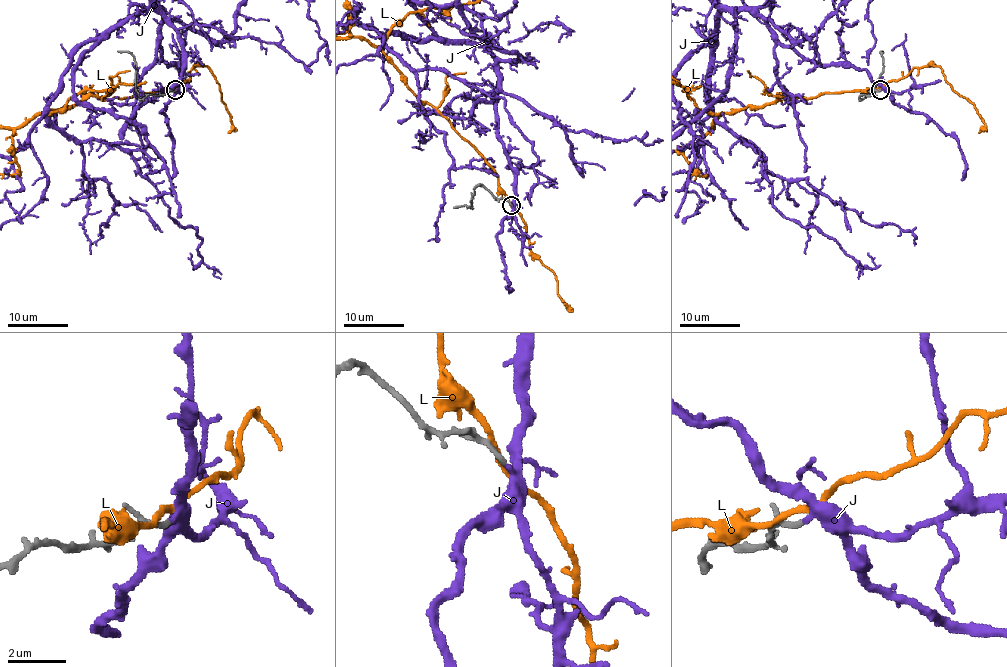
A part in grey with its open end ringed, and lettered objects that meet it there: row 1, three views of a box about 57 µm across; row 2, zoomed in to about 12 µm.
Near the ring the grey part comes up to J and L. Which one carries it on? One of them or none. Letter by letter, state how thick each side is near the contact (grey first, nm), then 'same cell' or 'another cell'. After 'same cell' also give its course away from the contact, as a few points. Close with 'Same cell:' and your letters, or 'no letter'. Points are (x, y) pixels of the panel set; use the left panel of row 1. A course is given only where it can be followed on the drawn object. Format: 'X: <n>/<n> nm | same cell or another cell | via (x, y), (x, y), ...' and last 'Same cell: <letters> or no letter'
J: 190/240 nm | same cell | via (174, 90), (161, 10), (132, 14), (73, 54), (47, 119), (121, 147), (202, 240), (194, 268), (190, 253)
L: 280/190 nm | another cell
Same cell: J

